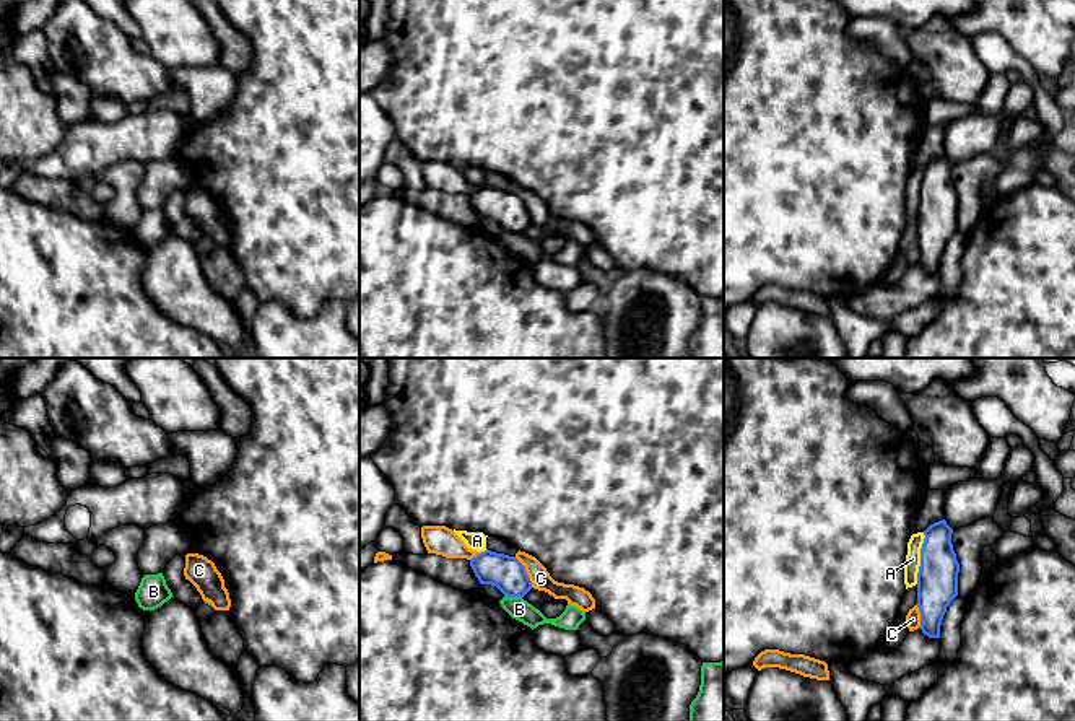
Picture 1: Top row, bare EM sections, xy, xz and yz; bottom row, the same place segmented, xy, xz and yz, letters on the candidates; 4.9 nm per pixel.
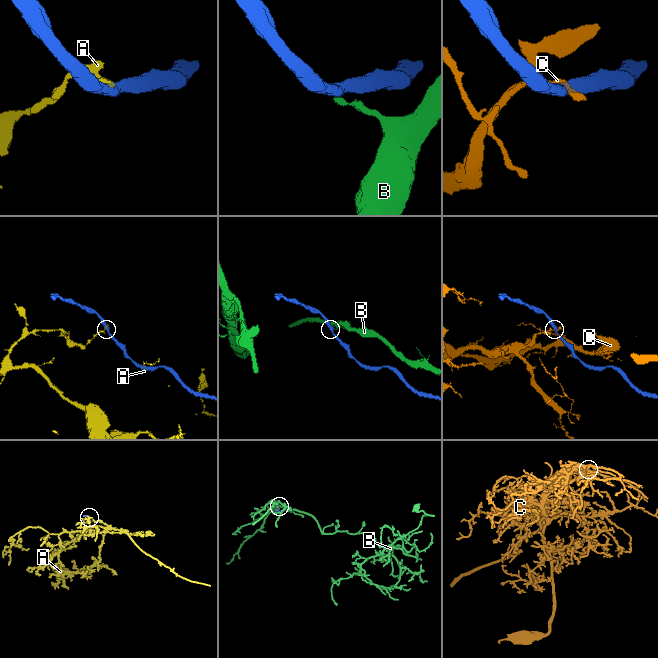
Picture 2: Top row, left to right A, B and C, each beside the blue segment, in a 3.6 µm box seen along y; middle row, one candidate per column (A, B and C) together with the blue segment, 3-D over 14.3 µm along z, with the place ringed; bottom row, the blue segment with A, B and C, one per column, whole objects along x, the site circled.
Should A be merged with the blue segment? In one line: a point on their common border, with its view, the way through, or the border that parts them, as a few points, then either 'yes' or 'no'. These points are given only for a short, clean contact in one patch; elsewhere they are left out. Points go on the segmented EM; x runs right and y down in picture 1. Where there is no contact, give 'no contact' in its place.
meets blue in yz at (921, 559); border along yz (924, 533), (916, 583); no

